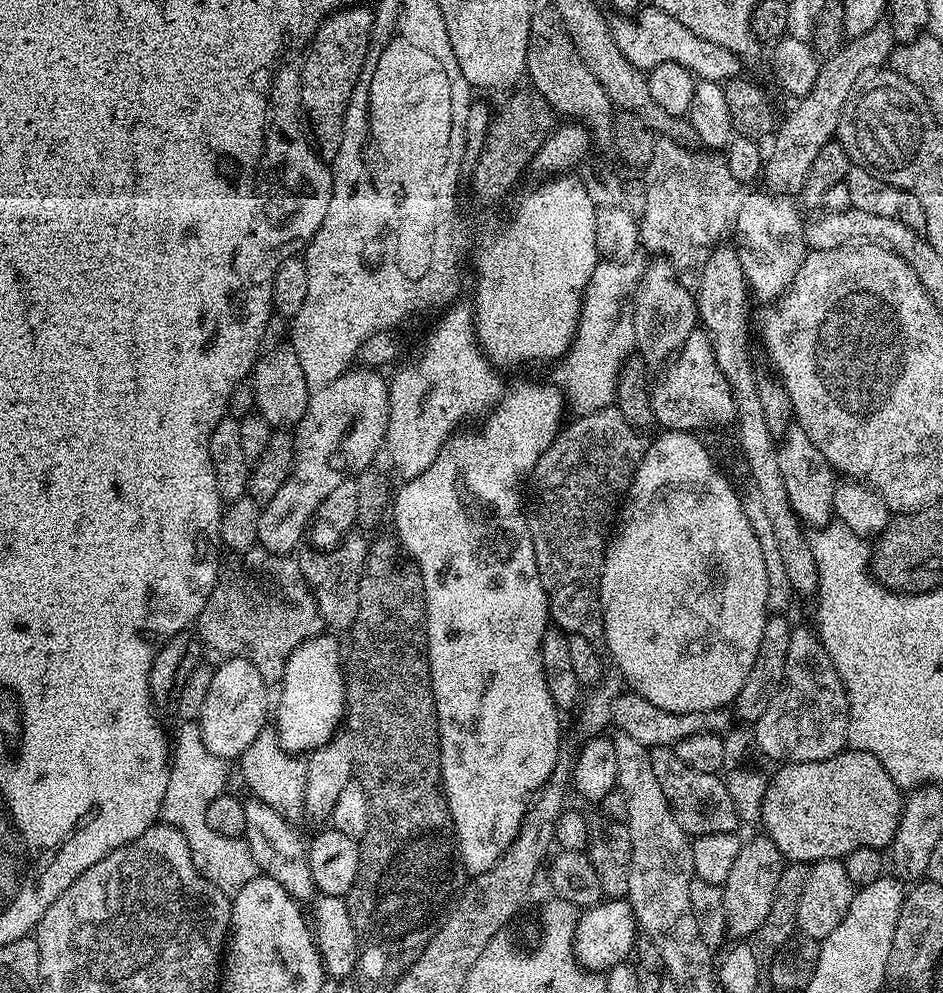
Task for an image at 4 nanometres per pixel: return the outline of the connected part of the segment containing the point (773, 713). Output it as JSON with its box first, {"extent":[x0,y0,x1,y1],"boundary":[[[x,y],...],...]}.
{"extent":[754,627,848,764],"boundary":[[[793,627],[790,634],[790,650],[786,650],[786,674],[778,694],[766,706],[762,718],[754,721],[756,744],[764,756],[775,762],[801,764],[818,762],[845,751],[848,743],[848,692],[834,666],[832,656],[824,649],[824,643],[811,627]]]}

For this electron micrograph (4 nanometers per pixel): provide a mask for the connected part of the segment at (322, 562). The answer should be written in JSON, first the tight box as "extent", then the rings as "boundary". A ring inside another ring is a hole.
{"extent":[299,530,370,629],"boundary":[[[353,530],[347,533],[339,544],[327,550],[308,546],[308,549],[305,547],[299,553],[300,569],[314,594],[314,602],[318,602],[320,617],[329,629],[351,629],[353,622],[358,618],[358,586],[362,582],[370,547],[369,537],[364,536],[367,535],[363,531]]]}

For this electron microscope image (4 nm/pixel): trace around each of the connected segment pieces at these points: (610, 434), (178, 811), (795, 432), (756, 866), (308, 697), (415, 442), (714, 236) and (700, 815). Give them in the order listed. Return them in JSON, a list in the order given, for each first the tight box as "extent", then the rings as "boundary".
[{"extent":[526,406,649,664],"boundary":[[[615,406],[587,412],[584,416],[576,416],[573,421],[572,425],[569,423],[561,429],[556,441],[546,449],[542,458],[538,458],[534,466],[530,477],[532,505],[529,503],[526,508],[528,529],[530,542],[534,546],[534,562],[538,562],[542,590],[546,590],[551,623],[568,636],[581,636],[589,640],[594,650],[598,650],[602,664],[609,664],[612,655],[606,646],[604,615],[600,605],[604,549],[610,529],[625,503],[634,474],[646,454],[649,441],[644,440],[645,433],[641,429],[626,422],[626,418]]]},{"extent":[160,722,258,894],"boundary":[[[184,722],[181,725],[176,732],[176,740],[174,736],[174,747],[170,752],[166,798],[162,798],[160,820],[174,826],[184,835],[192,851],[194,866],[203,876],[222,891],[234,894],[258,874],[250,846],[243,838],[226,838],[222,834],[214,834],[214,830],[206,826],[206,806],[210,806],[210,802],[214,802],[214,798],[221,796],[229,787],[230,764],[206,750],[199,723]]]},{"extent":[777,426,838,526],"boundary":[[[792,426],[787,435],[779,441],[777,456],[778,467],[782,469],[782,480],[786,482],[786,492],[796,515],[808,526],[823,526],[829,523],[836,511],[838,476],[832,465],[825,460],[822,450],[818,450],[814,442],[806,438],[806,430]]]},{"extent":[722,834,786,938],"boundary":[[[767,834],[759,835],[753,840],[745,839],[741,843],[738,859],[734,861],[734,867],[730,870],[730,878],[726,878],[722,886],[728,936],[732,938],[743,938],[754,934],[754,930],[758,930],[758,926],[766,922],[766,914],[770,914],[770,906],[774,906],[780,873],[786,867],[778,846]]]},{"extent":[274,634,346,754],"boundary":[[[321,634],[302,642],[290,654],[286,662],[284,679],[279,685],[280,701],[274,704],[274,731],[280,737],[280,747],[293,754],[311,754],[316,748],[327,744],[337,735],[339,726],[346,716],[346,676],[342,671],[342,652],[340,644],[332,634]]]},{"extent":[384,303,506,478],"boundary":[[[453,303],[439,313],[440,321],[421,342],[420,353],[409,364],[401,363],[395,369],[397,372],[390,376],[388,429],[384,442],[386,456],[388,452],[393,466],[404,478],[427,471],[438,458],[444,443],[463,425],[460,423],[475,416],[487,416],[506,391],[497,365],[480,348],[473,305],[460,303]]]},{"extent":[638,138,746,270],"boundary":[[[671,138],[657,139],[656,145],[654,146],[653,158],[650,159],[647,168],[642,172],[642,179],[646,186],[646,214],[638,223],[640,225],[640,242],[645,253],[653,252],[651,254],[653,257],[669,260],[672,267],[677,270],[683,270],[683,268],[693,268],[693,270],[696,270],[708,261],[708,256],[716,248],[721,247],[722,242],[727,241],[724,239],[729,239],[733,235],[733,228],[735,223],[738,222],[738,212],[743,206],[746,188],[745,185],[738,182],[738,178],[734,178],[734,174],[730,174],[726,162],[719,155],[704,154],[708,156],[699,156],[698,153],[691,152],[688,148],[683,148],[684,146],[679,140],[673,140]]]},{"extent":[651,748,742,837],"boundary":[[[653,748],[651,754],[654,778],[658,778],[658,786],[662,786],[662,794],[666,794],[666,802],[678,826],[682,826],[689,837],[736,832],[738,826],[741,827],[742,821],[728,793],[727,783],[717,773],[690,770],[690,766],[678,759],[672,748]]]}]

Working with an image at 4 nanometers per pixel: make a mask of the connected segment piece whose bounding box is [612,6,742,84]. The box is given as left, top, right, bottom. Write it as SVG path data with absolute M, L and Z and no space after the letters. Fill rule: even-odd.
M648 6L639 13L638 18L620 18L612 24L614 42L618 42L618 50L630 58L634 67L651 70L662 66L662 62L678 62L678 66L686 66L697 81L709 80L724 84L737 79L741 75L741 57L730 50L714 46L714 42L706 42L706 38L698 38L678 18L666 14L662 10ZM640 18L640 20L638 20Z

